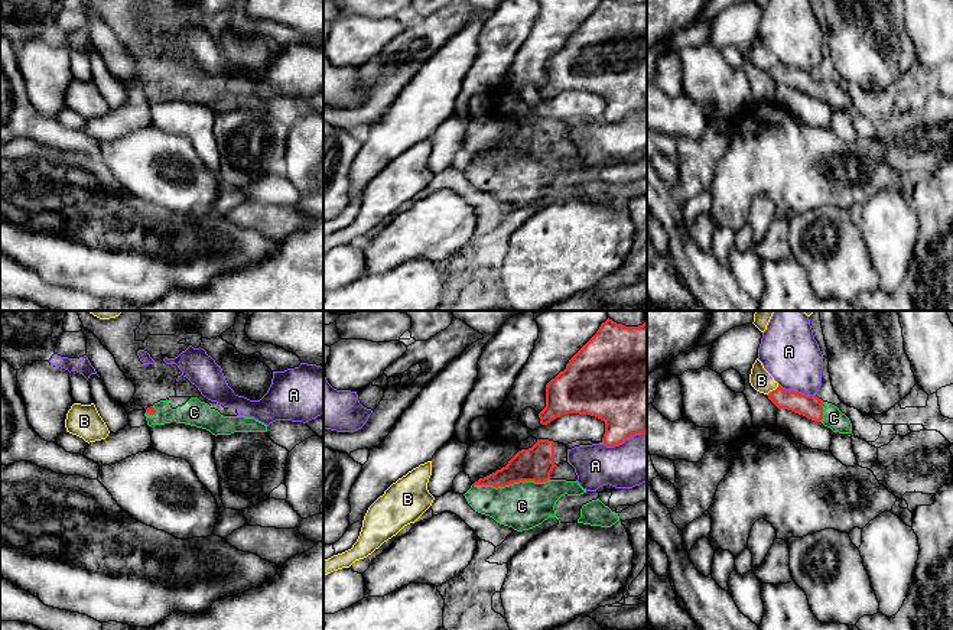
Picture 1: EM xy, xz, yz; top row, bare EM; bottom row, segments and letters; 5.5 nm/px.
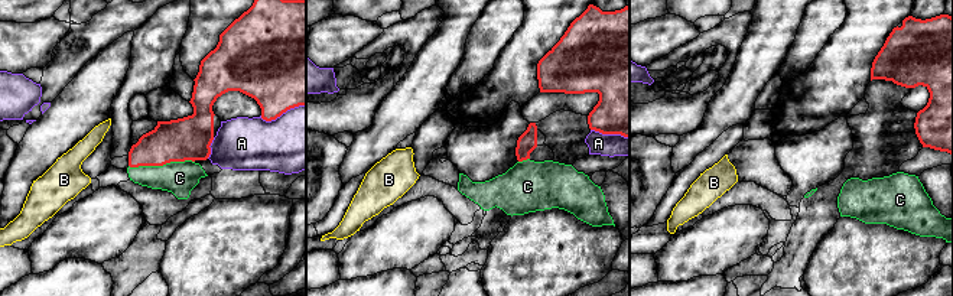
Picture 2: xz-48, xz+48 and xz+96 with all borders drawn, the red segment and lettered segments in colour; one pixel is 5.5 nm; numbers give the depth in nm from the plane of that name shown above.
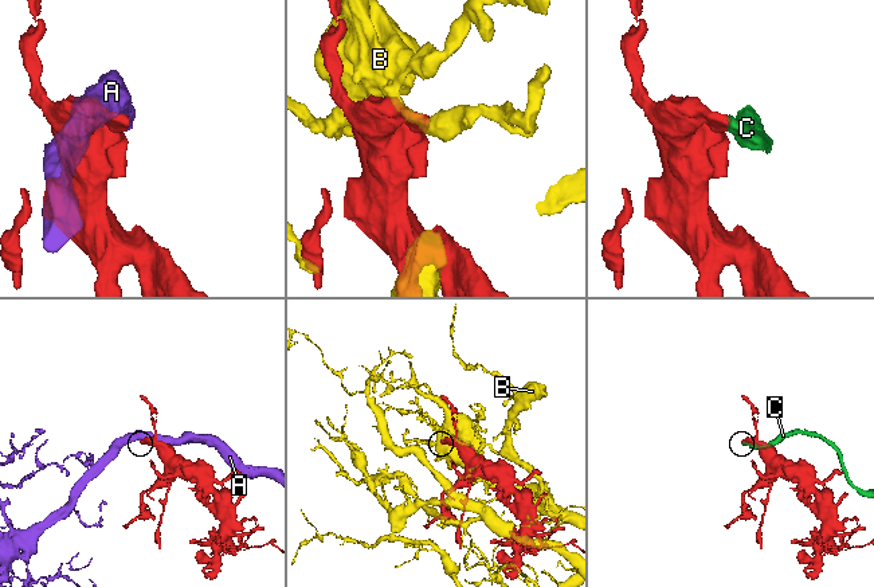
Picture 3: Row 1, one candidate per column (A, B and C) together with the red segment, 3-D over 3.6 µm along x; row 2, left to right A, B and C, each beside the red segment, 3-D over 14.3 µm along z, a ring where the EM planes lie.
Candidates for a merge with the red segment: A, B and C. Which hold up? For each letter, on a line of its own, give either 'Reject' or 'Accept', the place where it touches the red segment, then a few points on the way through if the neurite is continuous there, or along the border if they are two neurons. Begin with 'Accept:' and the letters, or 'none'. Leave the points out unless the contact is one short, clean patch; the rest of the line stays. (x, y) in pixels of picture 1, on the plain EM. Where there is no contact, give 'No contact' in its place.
Accept: C
A: Reject. Touches red at xz (624, 116)
B: Reject. Touches red at yz (773, 67)
C: Accept. Touches red at xz (510, 159). Path across: xz (536, 140), (517, 159), (510, 159), (520, 169), (521, 182)

